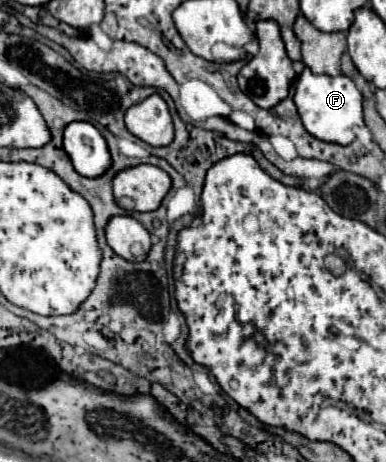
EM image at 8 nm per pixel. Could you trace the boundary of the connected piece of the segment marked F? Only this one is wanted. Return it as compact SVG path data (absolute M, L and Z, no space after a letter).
M304 68L296 80L294 104L298 108L304 128L312 136L316 136L318 140L324 140L324 142L334 142L334 144L346 146L356 138L354 128L364 126L362 94L356 88L356 84L344 74L332 78L326 74L312 74L308 68Z

